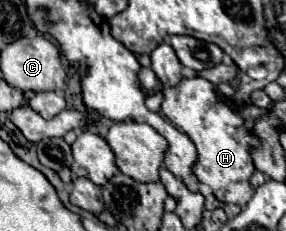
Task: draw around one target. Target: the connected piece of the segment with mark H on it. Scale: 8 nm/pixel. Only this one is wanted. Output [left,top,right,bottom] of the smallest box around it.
[162,77,264,207]

